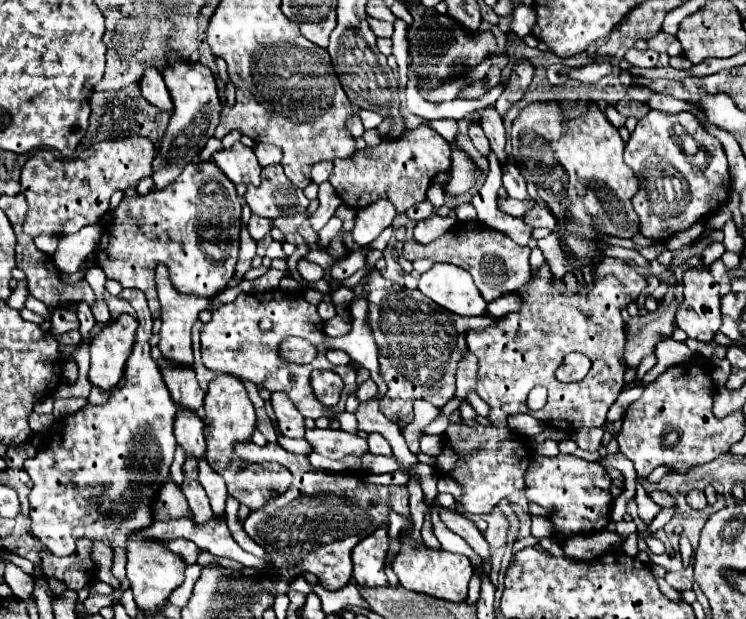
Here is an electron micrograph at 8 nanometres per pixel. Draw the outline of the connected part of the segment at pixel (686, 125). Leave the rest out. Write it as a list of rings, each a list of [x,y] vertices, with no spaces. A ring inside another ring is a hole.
[[[652,110],[638,120],[624,148],[624,160],[640,180],[640,190],[632,200],[640,216],[640,234],[654,242],[662,242],[662,232],[670,236],[698,220],[710,218],[728,202],[730,172],[724,148],[690,112],[664,114]]]

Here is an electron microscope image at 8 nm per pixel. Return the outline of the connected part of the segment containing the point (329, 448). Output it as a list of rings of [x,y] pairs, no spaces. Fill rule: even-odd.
[[[306,428],[304,438],[308,440],[308,444],[312,446],[312,450],[316,454],[322,454],[322,456],[332,458],[332,460],[340,460],[340,458],[350,456],[350,454],[362,458],[368,452],[368,444],[364,438],[360,438],[358,434],[348,434],[344,430],[336,432],[330,428],[326,428],[326,430]]]

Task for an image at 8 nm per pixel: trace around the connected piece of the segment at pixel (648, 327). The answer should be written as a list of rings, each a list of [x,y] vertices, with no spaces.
[[[676,282],[674,286],[670,286],[662,304],[654,312],[632,318],[625,308],[622,310],[622,318],[630,326],[630,332],[626,336],[628,366],[638,366],[644,356],[654,352],[656,342],[662,336],[672,336],[672,332],[676,330],[674,312],[680,300],[682,300],[682,282]]]

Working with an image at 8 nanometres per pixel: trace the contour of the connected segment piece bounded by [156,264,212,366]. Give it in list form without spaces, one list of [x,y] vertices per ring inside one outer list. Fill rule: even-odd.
[[[162,264],[156,268],[156,282],[158,282],[158,298],[162,304],[162,330],[160,330],[160,342],[158,348],[162,352],[162,358],[176,366],[192,366],[192,344],[190,344],[190,330],[198,320],[200,310],[204,310],[212,300],[204,300],[200,296],[182,296],[180,292],[174,290],[170,278],[168,278],[168,268]]]

